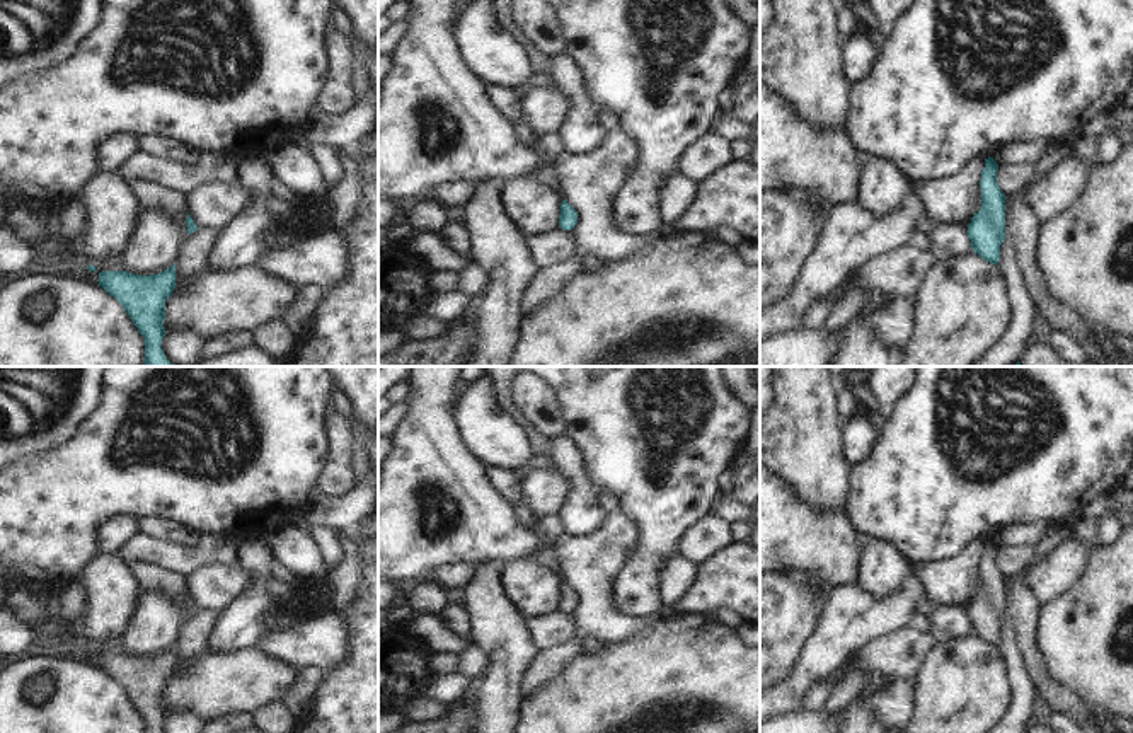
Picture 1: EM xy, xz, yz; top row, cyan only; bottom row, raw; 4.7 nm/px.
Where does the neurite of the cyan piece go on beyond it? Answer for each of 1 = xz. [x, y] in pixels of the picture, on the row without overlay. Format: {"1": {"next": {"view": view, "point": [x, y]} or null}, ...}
{"1": {"next": null}}

